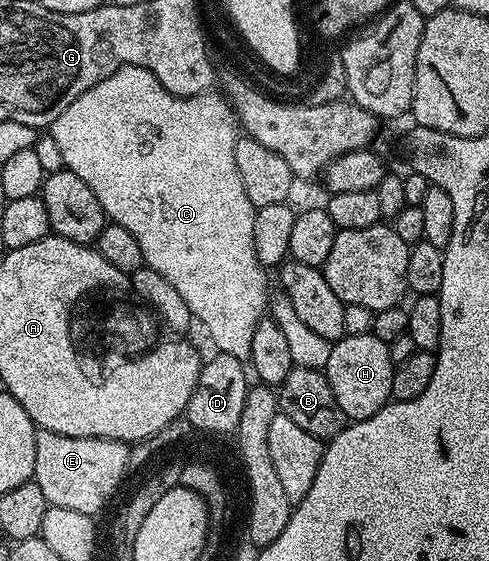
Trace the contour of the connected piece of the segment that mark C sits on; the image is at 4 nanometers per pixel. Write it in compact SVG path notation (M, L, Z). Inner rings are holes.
M123 65L106 79L94 83L90 91L82 91L58 115L50 127L50 136L58 143L58 151L62 151L64 168L74 171L94 191L111 224L126 227L138 239L144 265L158 271L178 290L193 318L208 328L215 348L247 362L254 327L258 327L270 305L268 277L254 251L257 208L246 196L238 163L234 163L238 122L231 105L217 93L179 97L166 91L149 69Z

